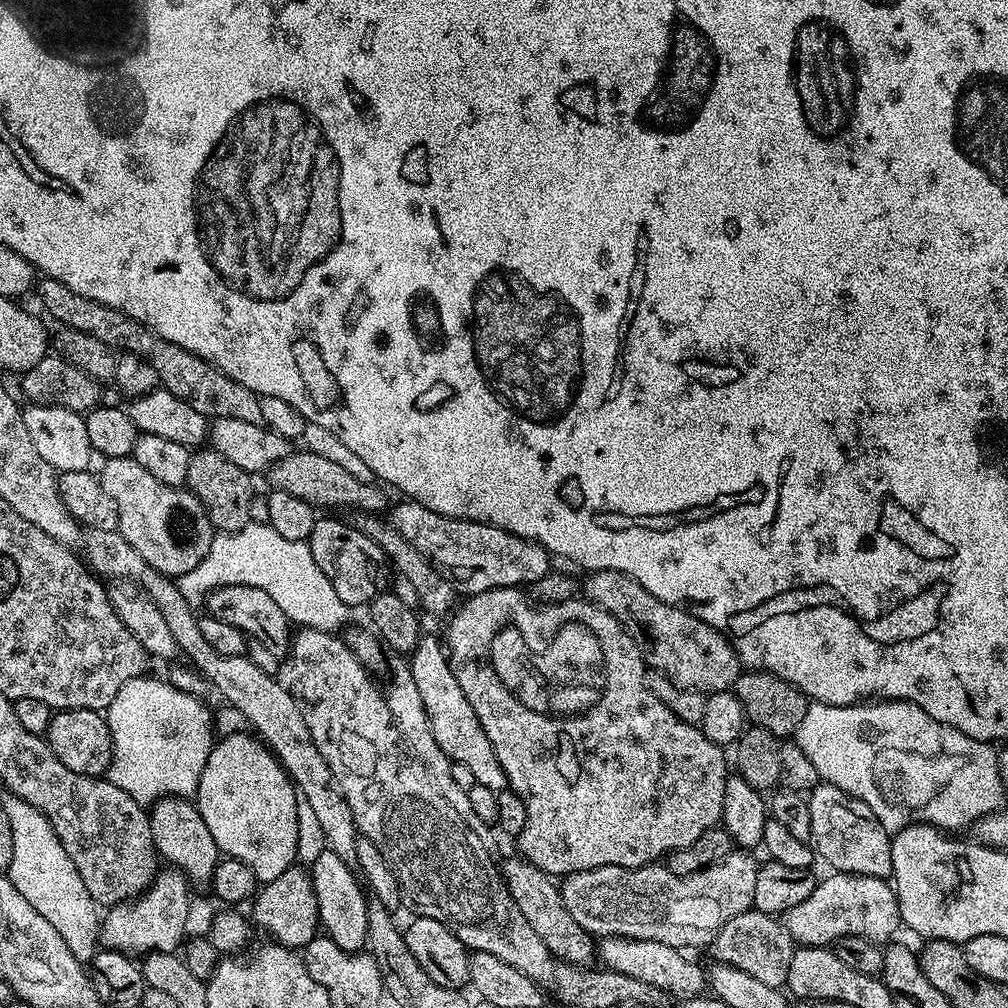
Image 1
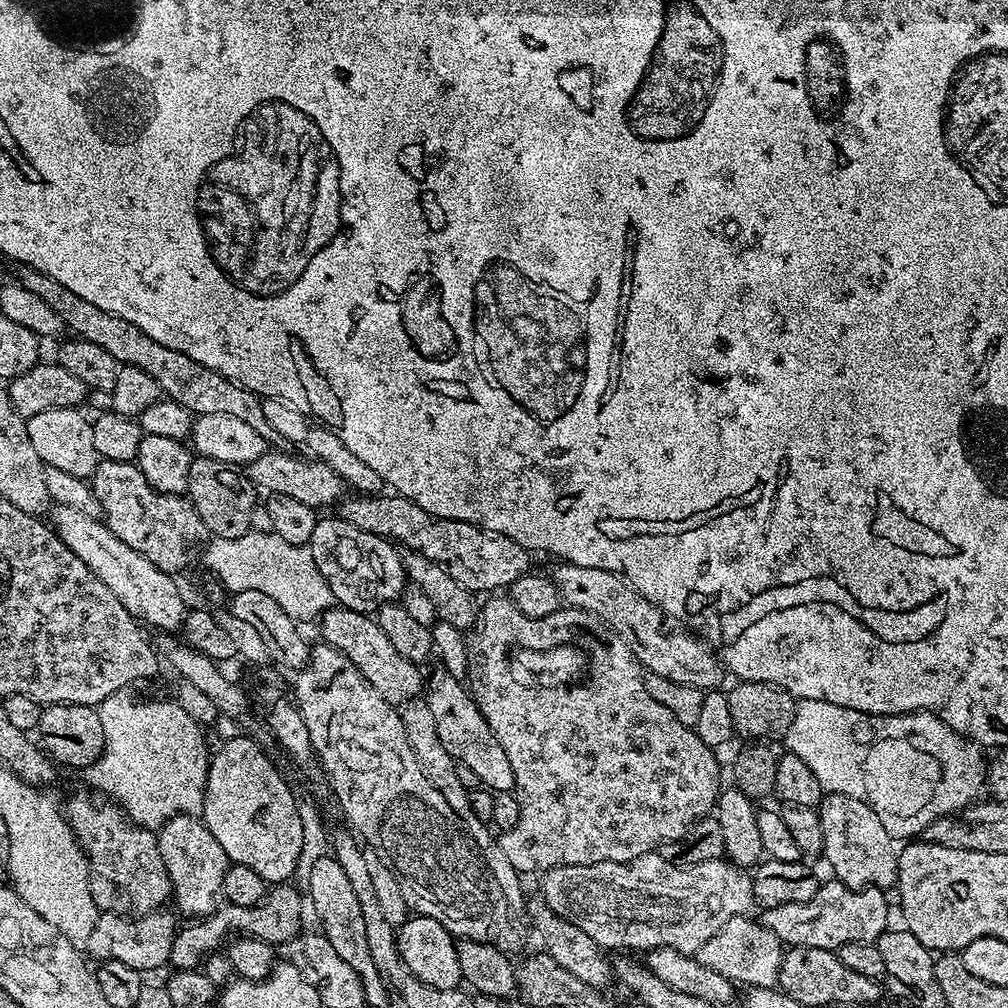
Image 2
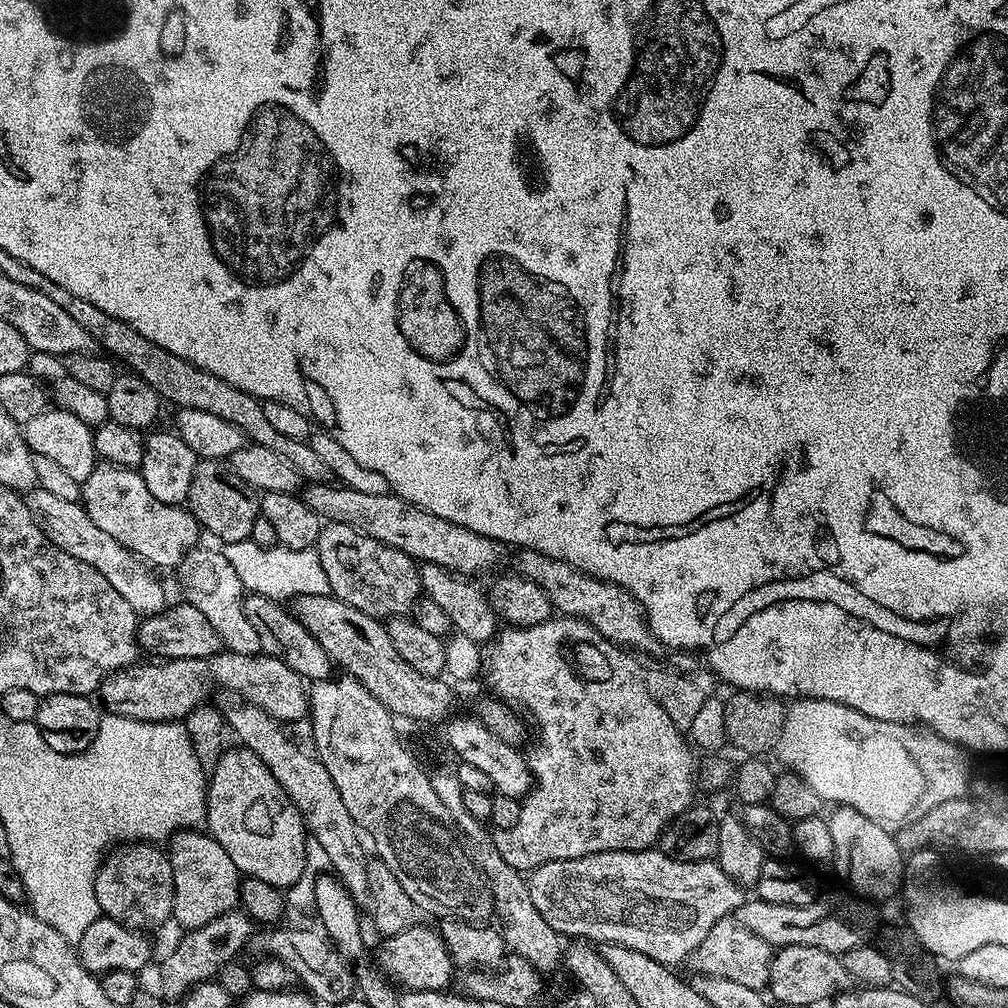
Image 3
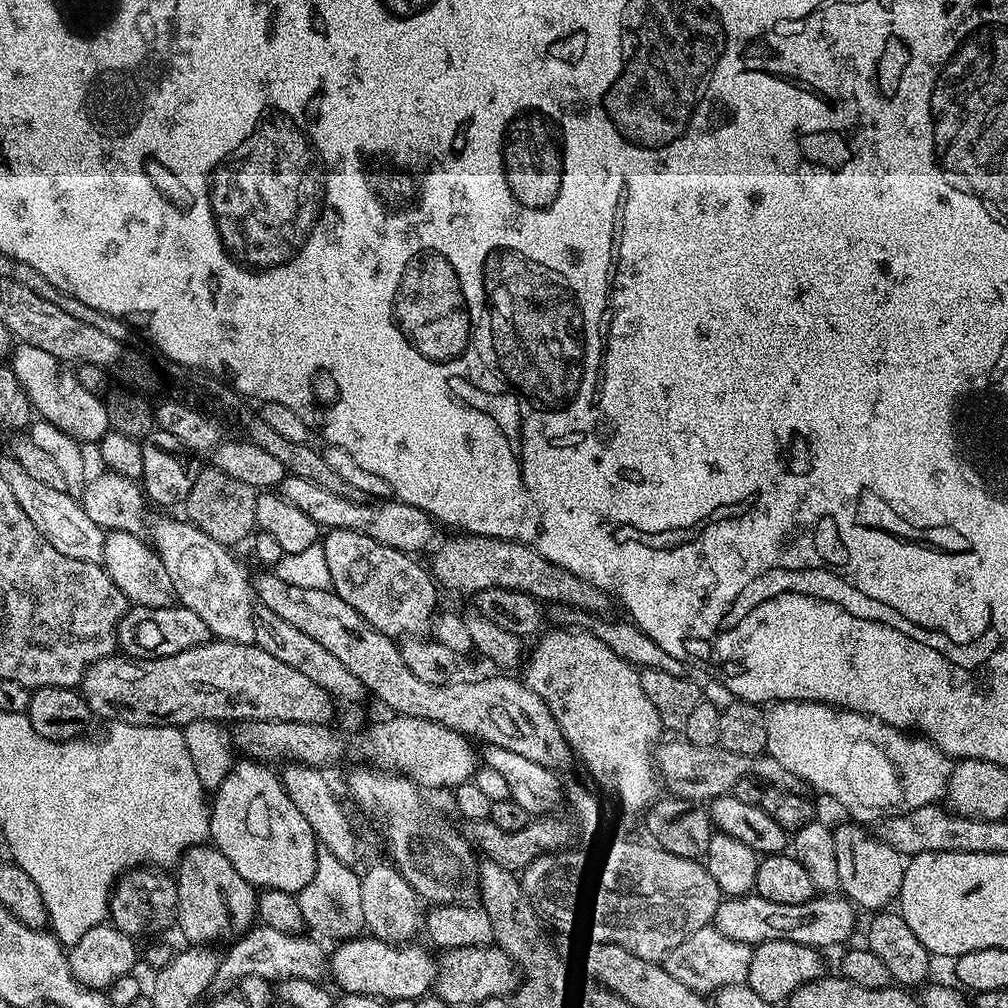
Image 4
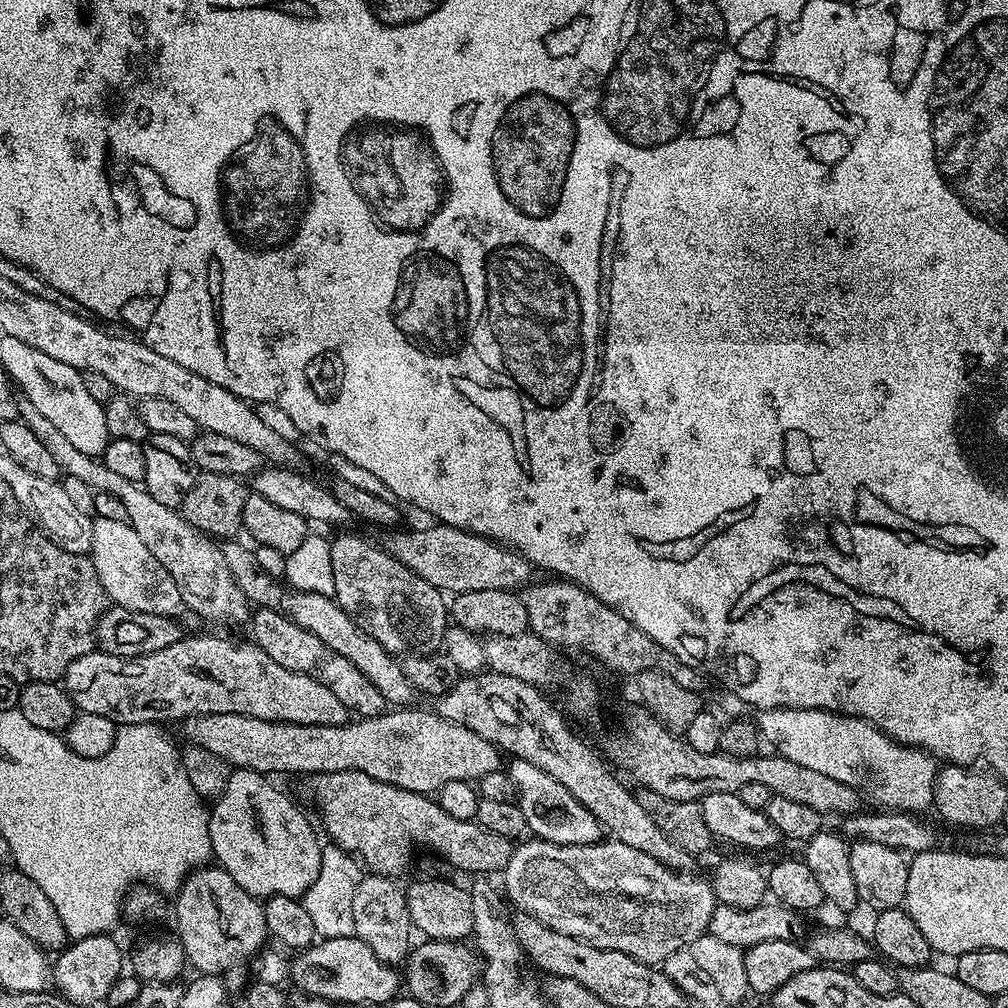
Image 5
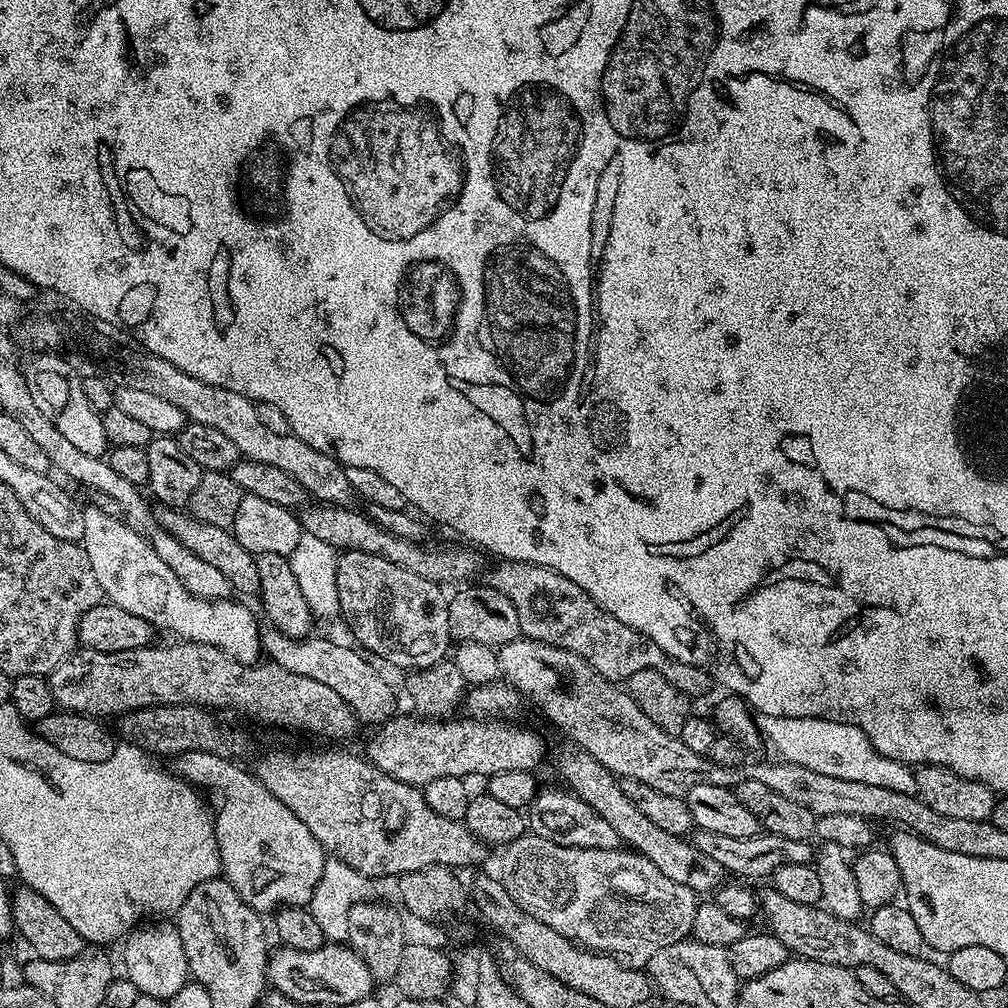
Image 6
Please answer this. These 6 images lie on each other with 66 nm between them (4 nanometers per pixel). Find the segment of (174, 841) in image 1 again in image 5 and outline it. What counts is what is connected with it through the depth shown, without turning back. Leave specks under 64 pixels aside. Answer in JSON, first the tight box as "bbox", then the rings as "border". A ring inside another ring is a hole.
{"bbox":[174,866,269,977],"border":[[[219,866],[198,868],[185,878],[184,884],[174,896],[174,916],[175,912],[175,935],[184,948],[185,961],[191,966],[193,964],[197,973],[227,977],[227,972],[236,972],[244,963],[248,964],[265,947],[264,940],[269,939],[263,903],[242,890],[242,886],[230,878],[227,870]]]}

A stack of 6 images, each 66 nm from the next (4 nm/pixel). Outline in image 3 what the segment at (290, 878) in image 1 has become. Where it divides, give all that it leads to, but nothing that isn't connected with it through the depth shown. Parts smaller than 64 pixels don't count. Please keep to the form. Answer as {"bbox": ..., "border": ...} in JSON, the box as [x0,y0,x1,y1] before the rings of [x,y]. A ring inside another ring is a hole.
{"bbox":[158,910,254,1001],"border":[[[233,910],[206,922],[206,926],[189,928],[184,937],[168,952],[168,957],[160,964],[160,988],[158,992],[165,1001],[179,1001],[194,986],[209,983],[222,966],[233,963],[240,951],[254,935],[254,921],[247,912]]]}

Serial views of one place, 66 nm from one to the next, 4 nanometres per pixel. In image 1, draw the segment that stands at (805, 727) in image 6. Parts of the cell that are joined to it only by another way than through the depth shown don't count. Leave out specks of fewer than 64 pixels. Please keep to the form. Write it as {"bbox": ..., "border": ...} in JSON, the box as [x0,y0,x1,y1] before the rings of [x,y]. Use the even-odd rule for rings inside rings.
{"bbox":[794,700,1006,833],"border":[[[905,700],[861,702],[846,706],[809,703],[806,718],[794,733],[794,743],[814,762],[821,781],[846,790],[866,802],[888,833],[900,832],[907,824],[930,824],[941,830],[971,829],[980,816],[1005,807],[1006,789],[996,765],[997,749],[987,740],[970,738],[949,724],[930,718]]]}

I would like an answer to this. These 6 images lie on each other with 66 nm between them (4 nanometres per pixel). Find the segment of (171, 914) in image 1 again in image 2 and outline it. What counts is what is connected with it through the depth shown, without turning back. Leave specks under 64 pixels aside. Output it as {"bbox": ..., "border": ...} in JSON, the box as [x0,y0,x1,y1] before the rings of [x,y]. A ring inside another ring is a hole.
{"bbox":[86,910,178,974],"border":[[[168,910],[151,912],[135,918],[119,916],[113,912],[100,912],[92,923],[86,952],[93,961],[96,959],[96,962],[105,960],[122,962],[142,974],[148,974],[155,968],[165,967],[168,964],[177,931],[178,923],[176,924],[175,918],[168,913]]]}

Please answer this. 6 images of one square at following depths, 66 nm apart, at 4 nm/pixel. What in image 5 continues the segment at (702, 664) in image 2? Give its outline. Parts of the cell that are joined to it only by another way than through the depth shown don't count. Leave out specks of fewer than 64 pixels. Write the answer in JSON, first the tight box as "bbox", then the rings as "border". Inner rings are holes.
{"bbox":[382,522,534,594],"border":[[[436,522],[431,526],[433,528],[424,528],[421,532],[393,531],[382,540],[382,547],[398,558],[402,566],[414,570],[418,578],[426,578],[426,582],[439,592],[459,594],[470,590],[520,590],[533,579],[534,565],[516,549],[449,524]]]}

